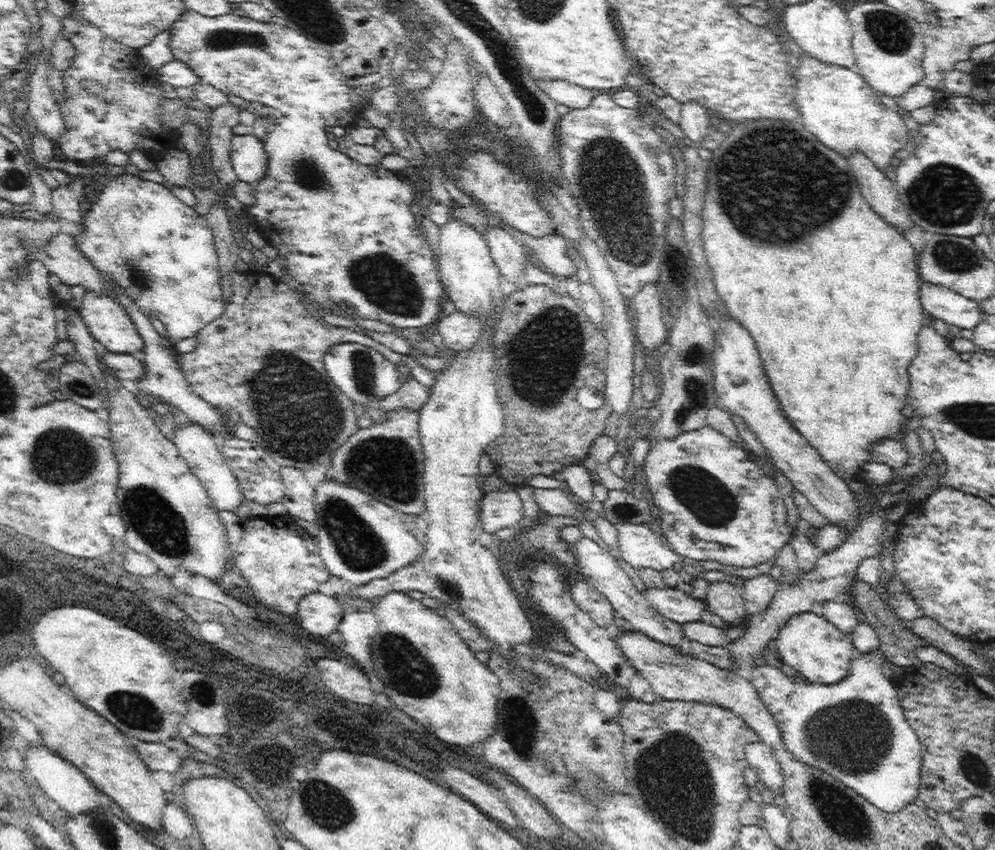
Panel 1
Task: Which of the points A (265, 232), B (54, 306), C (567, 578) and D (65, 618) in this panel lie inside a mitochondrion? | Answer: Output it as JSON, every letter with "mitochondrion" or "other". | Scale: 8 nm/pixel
{"A":"other","B":"other","C":"other","D":"mitochondrion"}

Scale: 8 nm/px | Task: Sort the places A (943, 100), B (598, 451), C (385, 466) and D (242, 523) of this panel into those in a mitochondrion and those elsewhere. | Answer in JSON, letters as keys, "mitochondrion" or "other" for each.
{"A":"other","B":"other","C":"mitochondrion","D":"other"}

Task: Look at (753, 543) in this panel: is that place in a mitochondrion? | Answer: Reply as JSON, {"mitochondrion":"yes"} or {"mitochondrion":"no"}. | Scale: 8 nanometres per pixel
{"mitochondrion":"no"}

